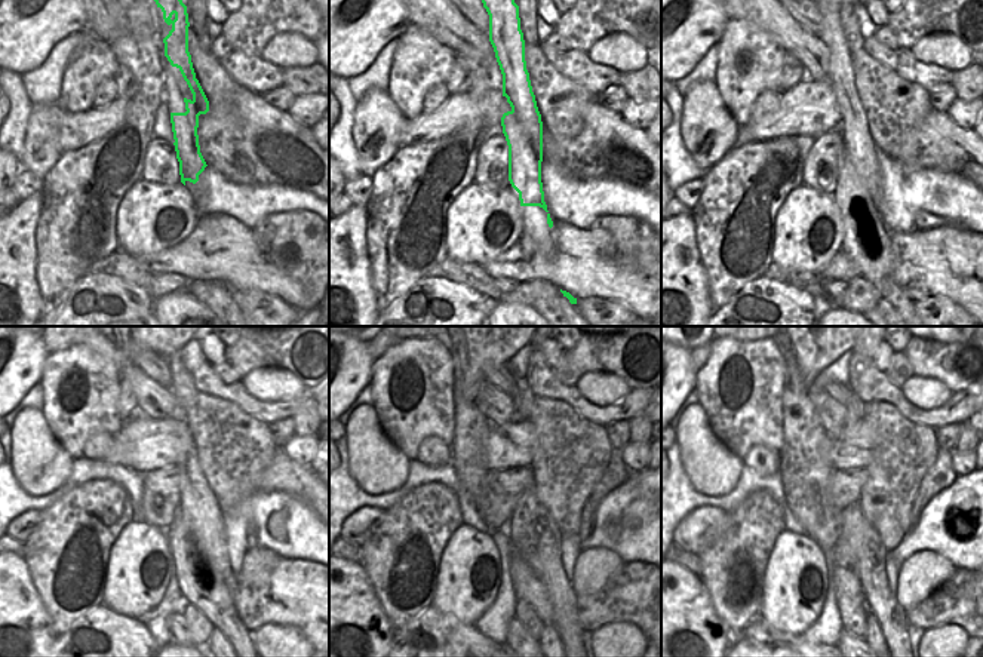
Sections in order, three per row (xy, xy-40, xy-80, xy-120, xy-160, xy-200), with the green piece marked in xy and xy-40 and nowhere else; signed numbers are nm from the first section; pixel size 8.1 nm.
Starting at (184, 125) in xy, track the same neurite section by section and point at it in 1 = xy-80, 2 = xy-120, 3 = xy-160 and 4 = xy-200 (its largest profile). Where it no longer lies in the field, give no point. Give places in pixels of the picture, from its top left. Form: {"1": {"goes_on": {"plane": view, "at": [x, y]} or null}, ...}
{"1": {"goes_on": {"plane": "xy-80", "at": [860, 172]}}, "2": {"goes_on": {"plane": "xy-120", "at": [199, 509]}}, "3": {"goes_on": {"plane": "xy-160", "at": [534, 533]}}, "4": {"goes_on": {"plane": "xy-200", "at": [857, 534]}}}

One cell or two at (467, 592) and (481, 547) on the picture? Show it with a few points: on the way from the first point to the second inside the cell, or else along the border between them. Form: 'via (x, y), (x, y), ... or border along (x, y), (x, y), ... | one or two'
via (467, 582), (470, 558) | one

